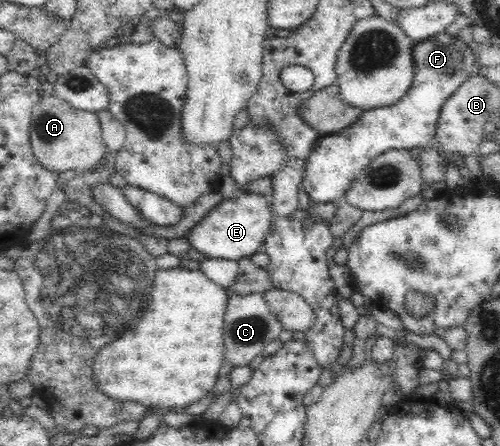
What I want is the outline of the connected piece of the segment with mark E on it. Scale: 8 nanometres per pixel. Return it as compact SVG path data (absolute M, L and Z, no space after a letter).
M242 192L230 199L222 199L186 235L191 248L203 253L205 257L238 261L251 257L261 250L265 237L271 230L272 210L269 209L267 192Z

